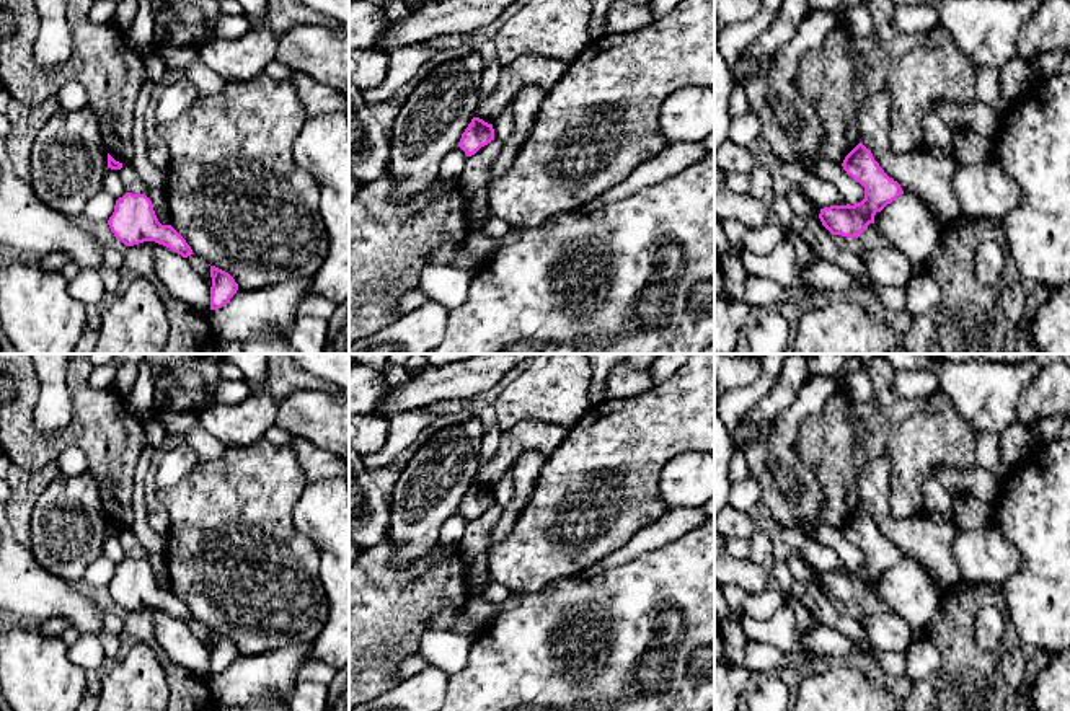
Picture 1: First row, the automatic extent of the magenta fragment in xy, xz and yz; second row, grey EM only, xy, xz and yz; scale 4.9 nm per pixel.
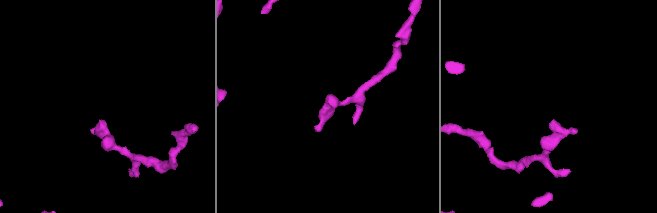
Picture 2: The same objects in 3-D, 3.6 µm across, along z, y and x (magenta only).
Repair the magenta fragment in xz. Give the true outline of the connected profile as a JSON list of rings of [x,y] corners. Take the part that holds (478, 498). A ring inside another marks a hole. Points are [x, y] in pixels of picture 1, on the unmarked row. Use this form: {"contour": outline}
{"contour": [[[473,483],[462,499],[458,512],[465,517],[466,522],[471,522],[491,506],[494,506],[493,489],[488,489],[480,483]]]}

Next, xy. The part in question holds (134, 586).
{"contour": [[[126,558],[119,563],[108,590],[116,605],[126,612],[155,607],[183,623],[194,620],[186,605],[171,590],[158,587],[153,569],[145,559]]]}

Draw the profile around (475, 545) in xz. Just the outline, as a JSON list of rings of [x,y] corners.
[[[494,504],[468,522],[458,546],[466,571],[468,598],[480,597],[484,589],[484,574],[489,571],[489,535],[502,517],[502,507]]]

